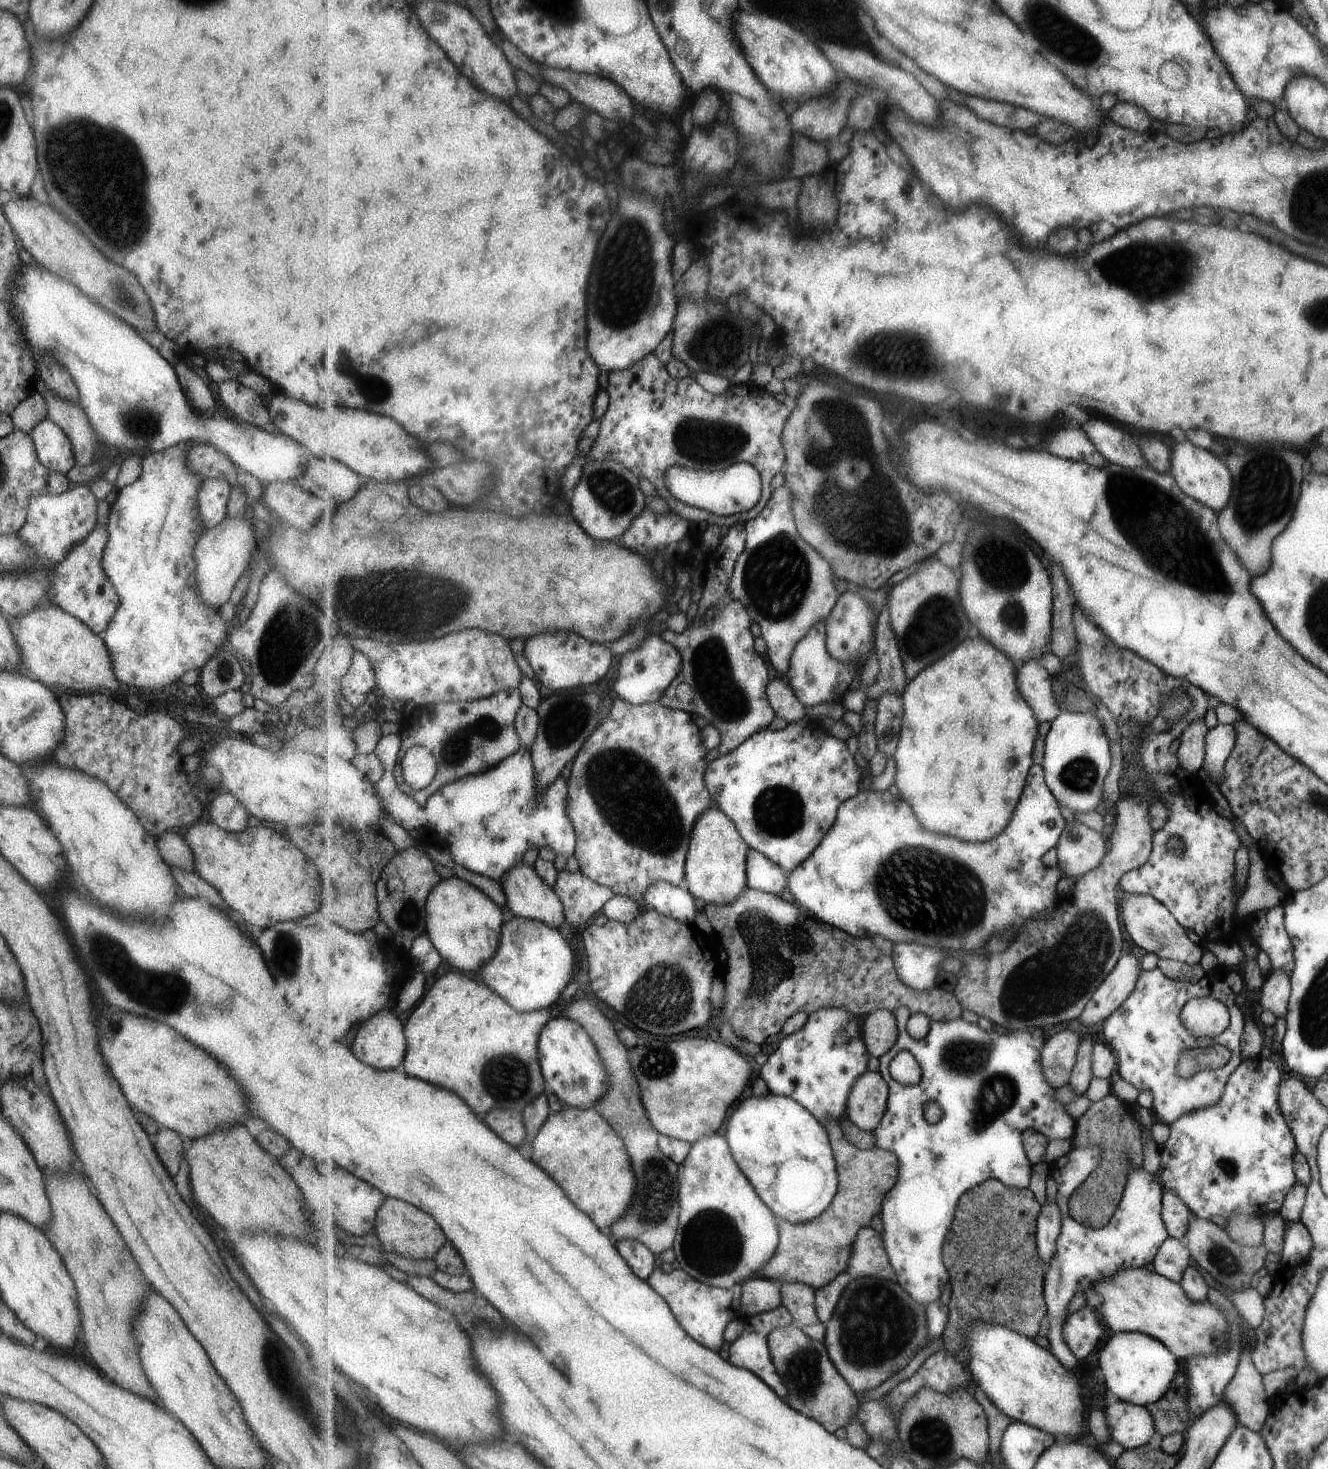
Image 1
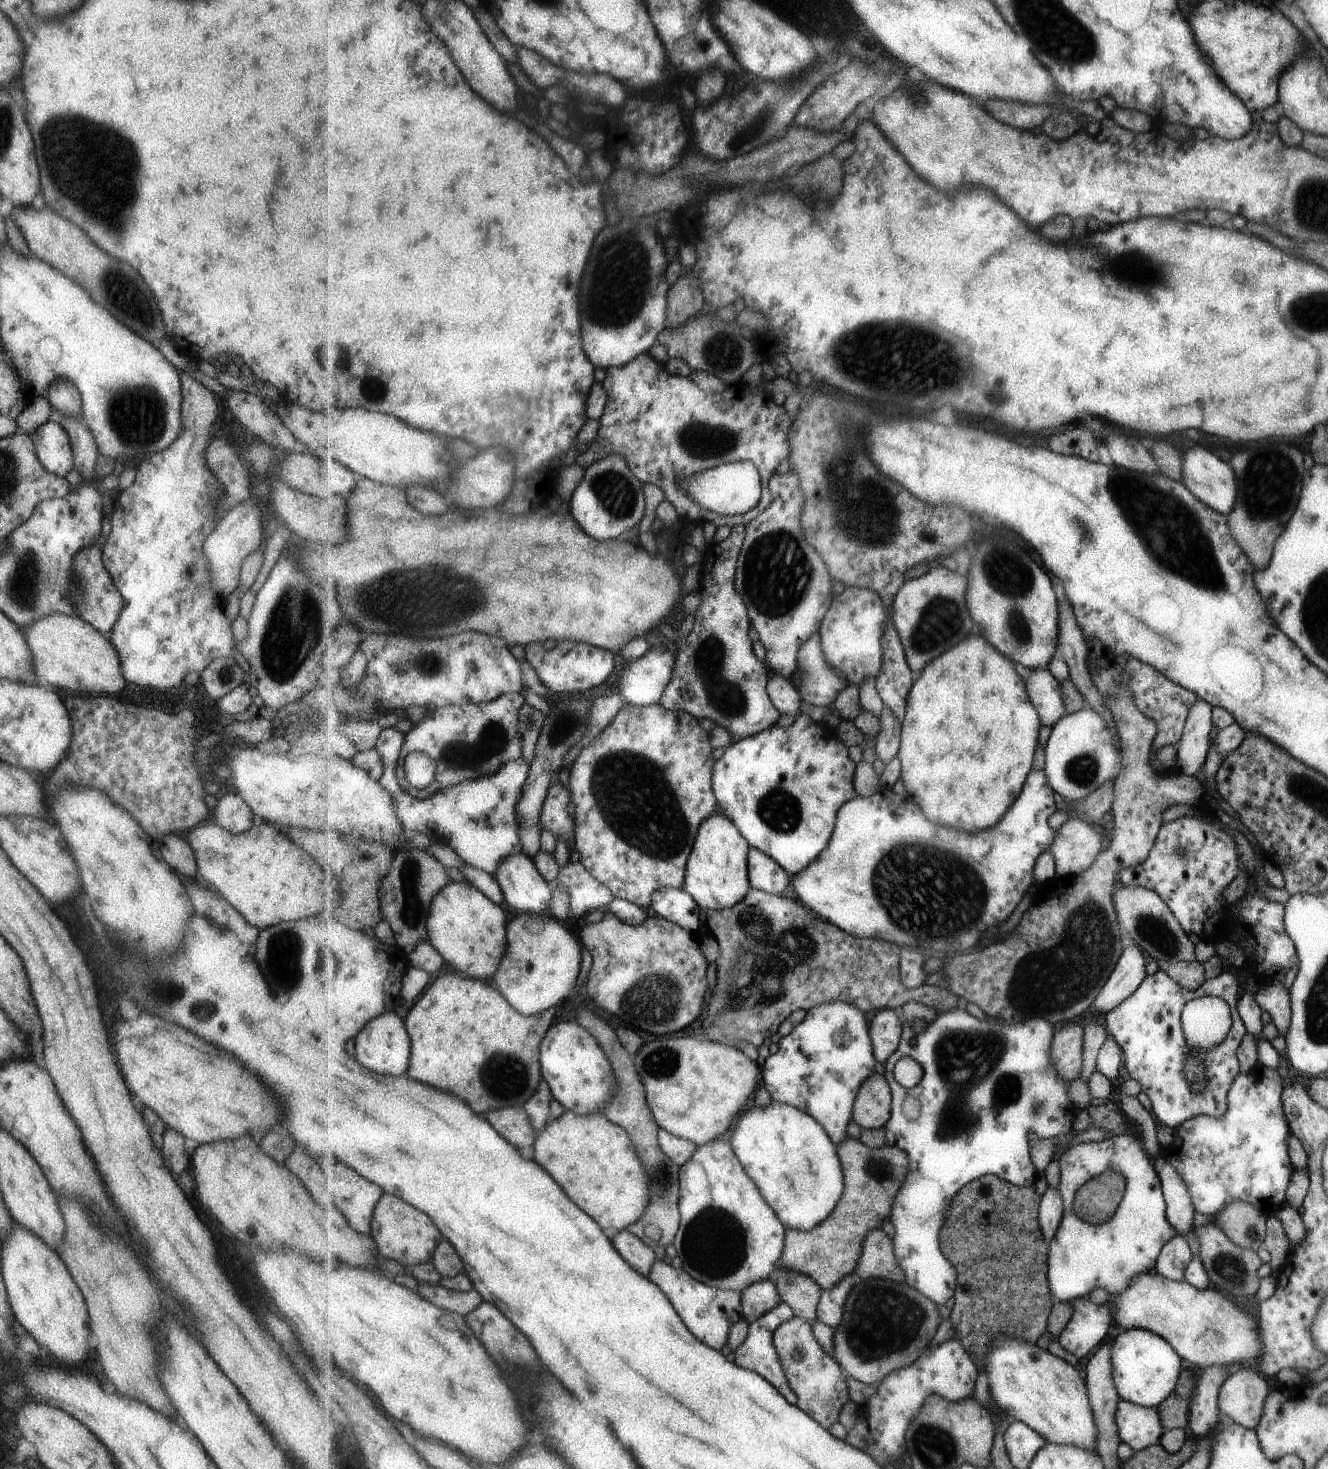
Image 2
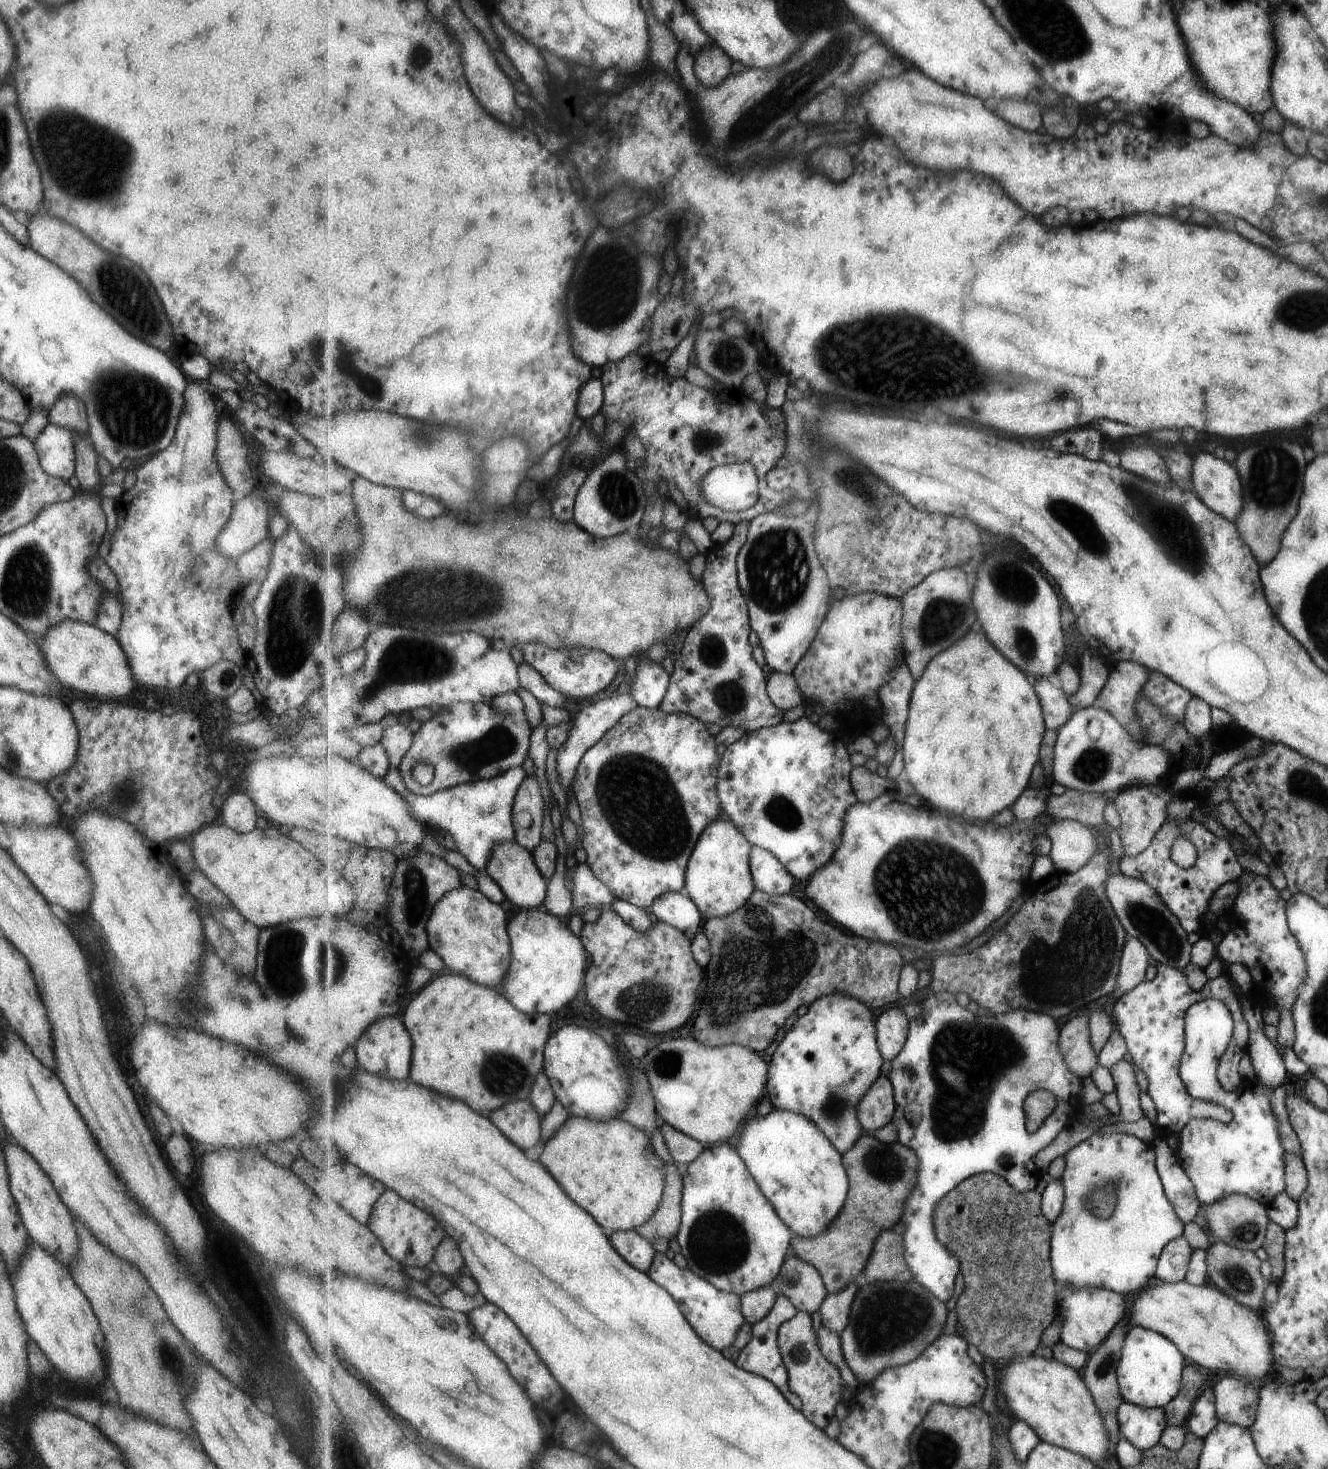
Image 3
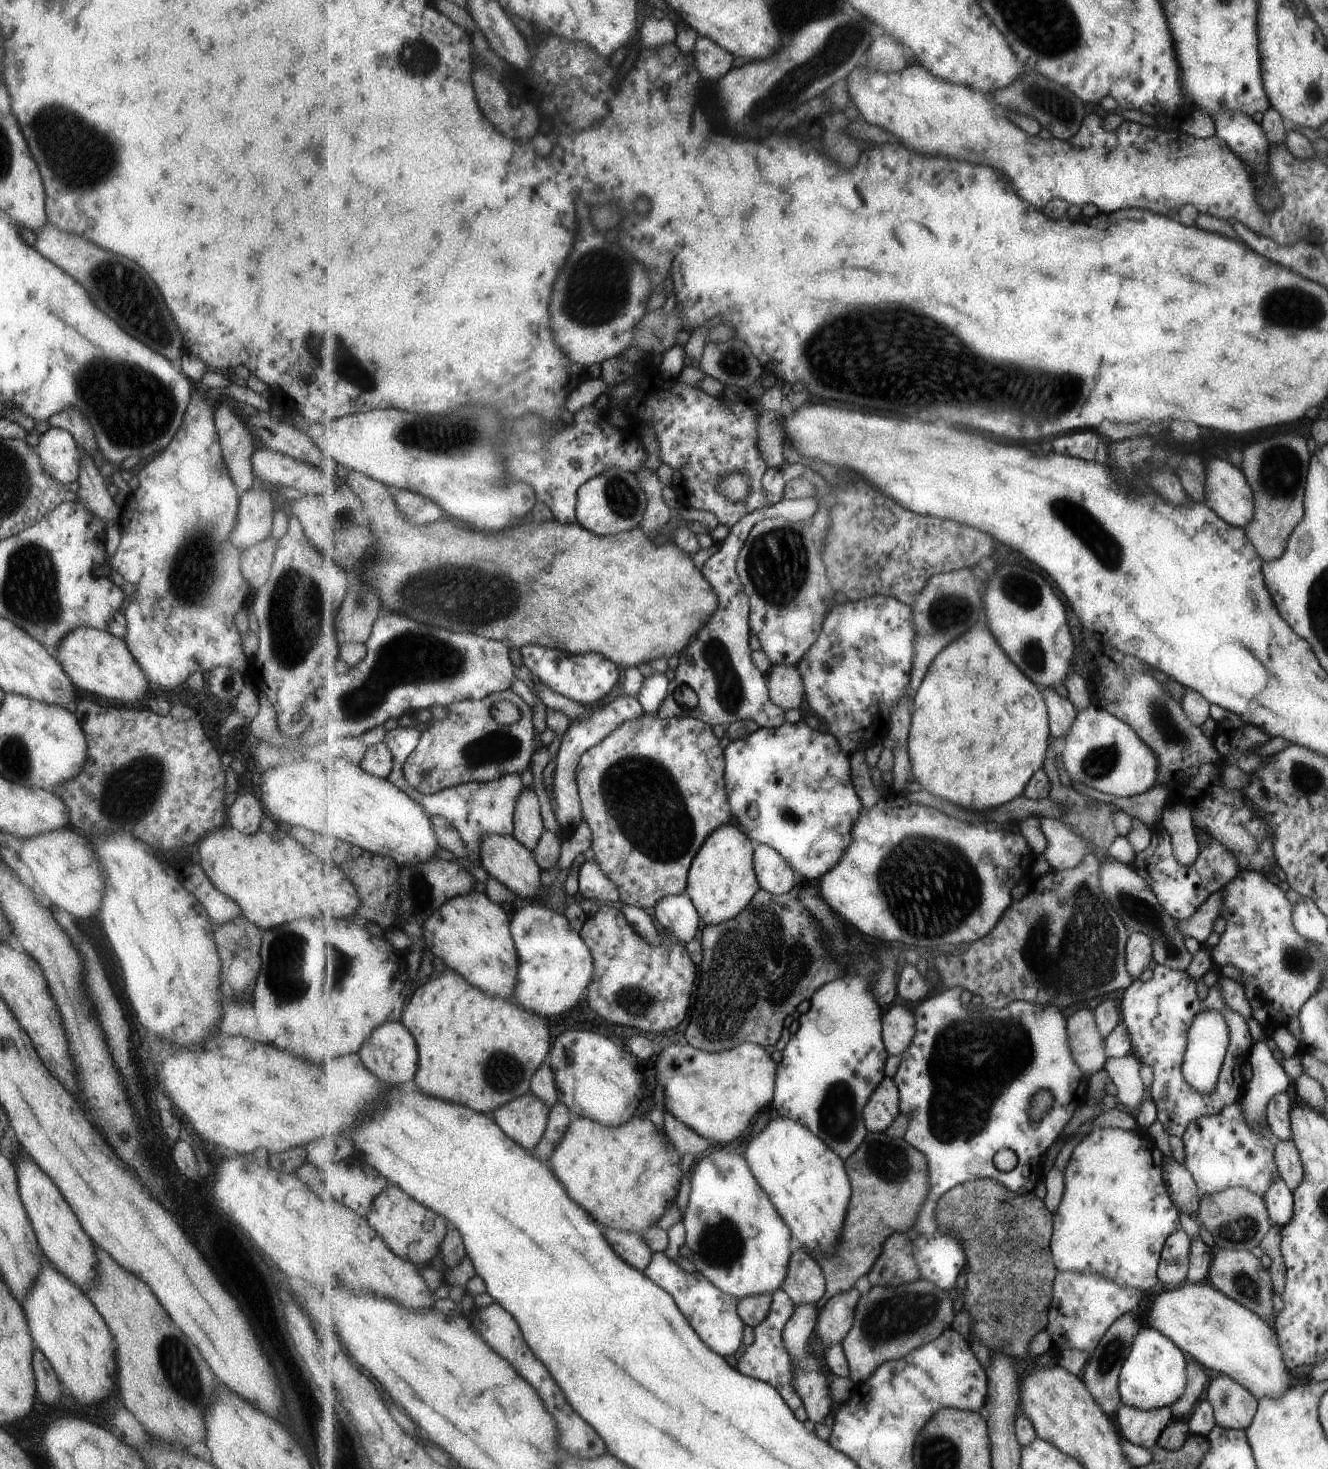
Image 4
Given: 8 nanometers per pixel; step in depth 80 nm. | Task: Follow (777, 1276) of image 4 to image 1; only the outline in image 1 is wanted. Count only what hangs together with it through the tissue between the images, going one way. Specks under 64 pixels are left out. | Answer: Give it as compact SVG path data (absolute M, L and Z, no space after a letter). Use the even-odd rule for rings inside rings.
M715 1133L700 1138L692 1145L690 1156L678 1168L680 1227L673 1248L675 1259L693 1278L709 1286L728 1289L757 1276L778 1252L781 1218L759 1196L754 1184L742 1171L726 1137Z

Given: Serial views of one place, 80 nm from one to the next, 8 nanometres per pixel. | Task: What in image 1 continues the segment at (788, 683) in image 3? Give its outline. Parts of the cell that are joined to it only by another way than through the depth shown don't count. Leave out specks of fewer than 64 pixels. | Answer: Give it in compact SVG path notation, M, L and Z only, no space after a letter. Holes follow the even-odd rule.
M770 680L768 697L777 716L783 718L787 724L807 714L807 708L795 694L794 688L785 680Z

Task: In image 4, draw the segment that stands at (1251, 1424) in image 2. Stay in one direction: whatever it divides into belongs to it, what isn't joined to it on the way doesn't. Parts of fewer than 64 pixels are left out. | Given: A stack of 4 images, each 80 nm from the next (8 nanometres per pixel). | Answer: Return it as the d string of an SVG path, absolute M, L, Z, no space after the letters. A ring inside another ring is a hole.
M1227 1375L1210 1382L1206 1398L1214 1410L1214 1421L1226 1429L1245 1430L1257 1412L1257 1400Z

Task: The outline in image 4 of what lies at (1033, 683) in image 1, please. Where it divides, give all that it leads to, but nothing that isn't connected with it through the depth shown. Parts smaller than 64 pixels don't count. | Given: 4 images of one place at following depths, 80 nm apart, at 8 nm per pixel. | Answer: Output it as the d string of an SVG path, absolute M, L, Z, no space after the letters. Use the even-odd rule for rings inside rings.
M1043 689L1044 697L1050 709L1050 727L1053 738L1066 738L1077 720L1080 711L1071 702L1064 690Z

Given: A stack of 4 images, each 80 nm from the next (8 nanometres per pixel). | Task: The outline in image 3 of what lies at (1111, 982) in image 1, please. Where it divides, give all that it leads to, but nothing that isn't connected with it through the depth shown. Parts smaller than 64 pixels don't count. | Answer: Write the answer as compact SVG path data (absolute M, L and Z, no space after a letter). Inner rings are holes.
M1129 938L1124 946L1118 986L1109 995L1117 1002L1128 990L1143 980L1150 954L1138 938Z

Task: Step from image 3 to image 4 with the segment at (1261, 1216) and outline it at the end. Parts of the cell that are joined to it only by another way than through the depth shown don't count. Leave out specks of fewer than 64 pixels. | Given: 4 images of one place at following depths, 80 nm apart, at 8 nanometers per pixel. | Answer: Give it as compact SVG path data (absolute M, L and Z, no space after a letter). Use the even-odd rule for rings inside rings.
M1231 1187L1217 1193L1201 1194L1197 1216L1210 1245L1228 1251L1250 1251L1258 1246L1271 1225L1263 1197L1247 1190L1247 1187Z

